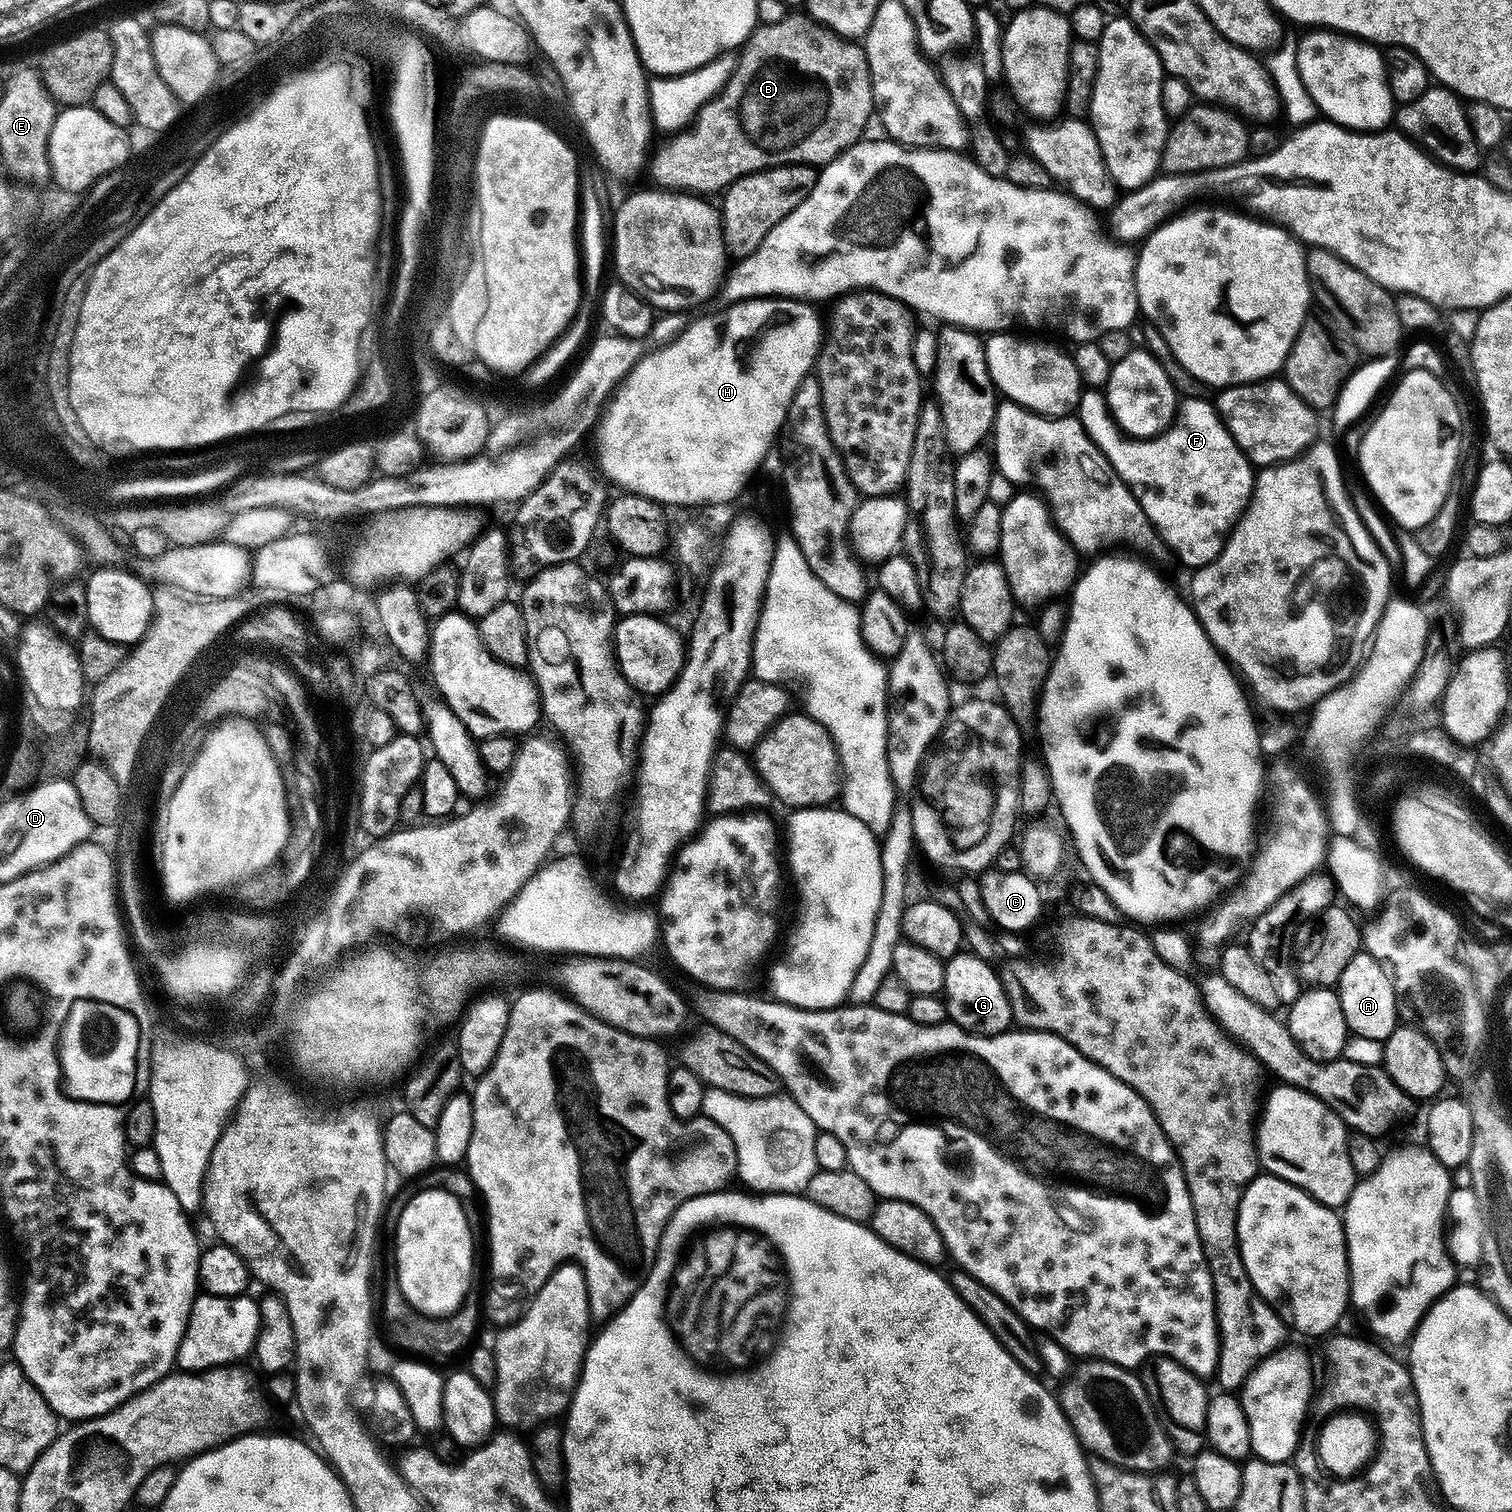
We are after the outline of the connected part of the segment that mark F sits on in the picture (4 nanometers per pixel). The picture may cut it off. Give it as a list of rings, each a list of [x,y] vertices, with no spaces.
[[[1084,390],[1080,393],[1078,418],[1086,430],[1086,434],[1098,446],[1098,450],[1110,462],[1134,498],[1142,506],[1146,518],[1152,523],[1160,539],[1173,552],[1188,570],[1206,566],[1224,549],[1224,543],[1232,532],[1232,527],[1240,521],[1240,515],[1252,497],[1252,488],[1256,485],[1254,465],[1244,455],[1224,425],[1217,412],[1215,403],[1209,400],[1179,401],[1175,417],[1163,432],[1147,438],[1126,436],[1116,424],[1112,412],[1108,408],[1108,397],[1100,390]]]

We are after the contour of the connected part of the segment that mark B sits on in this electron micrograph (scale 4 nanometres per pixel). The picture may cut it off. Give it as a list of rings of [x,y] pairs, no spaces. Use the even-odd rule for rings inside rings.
[[[789,14],[783,16],[778,22],[773,24],[760,24],[752,32],[745,44],[739,49],[736,58],[736,69],[730,74],[730,78],[724,83],[724,88],[720,95],[712,100],[707,100],[700,108],[699,115],[696,116],[690,130],[684,130],[668,140],[660,149],[655,149],[650,160],[650,172],[657,180],[659,187],[664,190],[687,190],[692,194],[712,194],[718,188],[727,189],[740,176],[749,176],[752,172],[760,172],[767,168],[782,167],[788,164],[807,164],[813,166],[823,166],[830,163],[835,156],[840,156],[847,148],[857,143],[865,135],[864,127],[868,124],[868,119],[874,116],[874,101],[872,98],[872,79],[870,78],[870,66],[863,47],[855,39],[840,36],[833,32],[819,20],[813,19],[808,14],[795,16]]]

